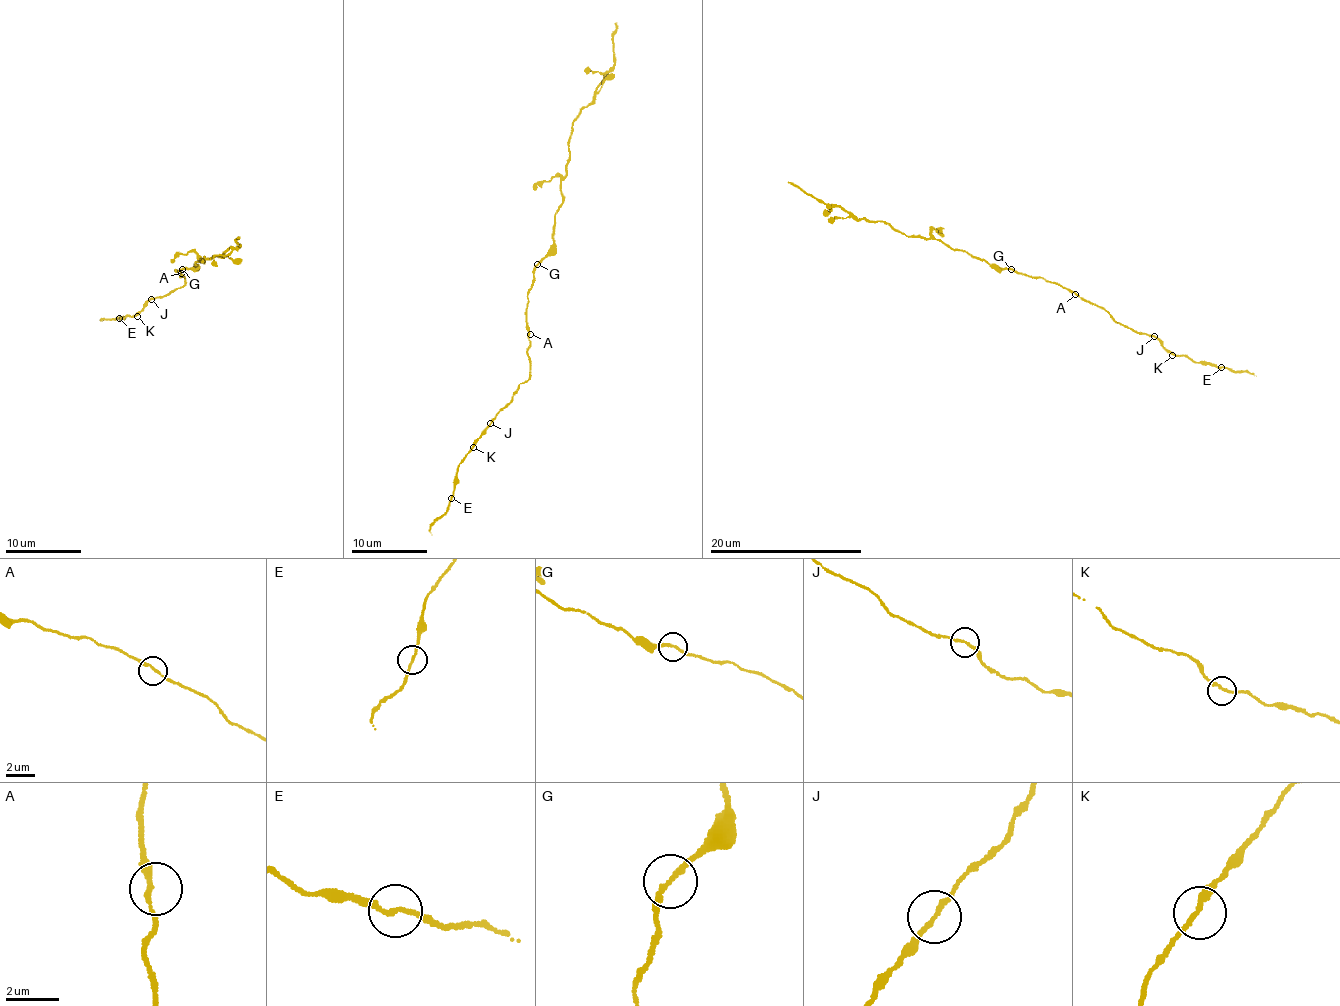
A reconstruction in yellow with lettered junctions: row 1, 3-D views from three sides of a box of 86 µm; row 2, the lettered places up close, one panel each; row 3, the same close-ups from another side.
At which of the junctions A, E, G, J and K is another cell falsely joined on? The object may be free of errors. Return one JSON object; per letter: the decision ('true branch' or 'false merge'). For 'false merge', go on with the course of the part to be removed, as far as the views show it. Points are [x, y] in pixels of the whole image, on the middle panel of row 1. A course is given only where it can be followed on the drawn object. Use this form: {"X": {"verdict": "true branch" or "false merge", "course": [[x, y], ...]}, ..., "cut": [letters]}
{"A": {"verdict": "true branch"}, "E": {"verdict": "true branch"}, "G": {"verdict": "true branch"}, "J": {"verdict": "true branch"}, "K": {"verdict": "true branch"}, "cut": []}

